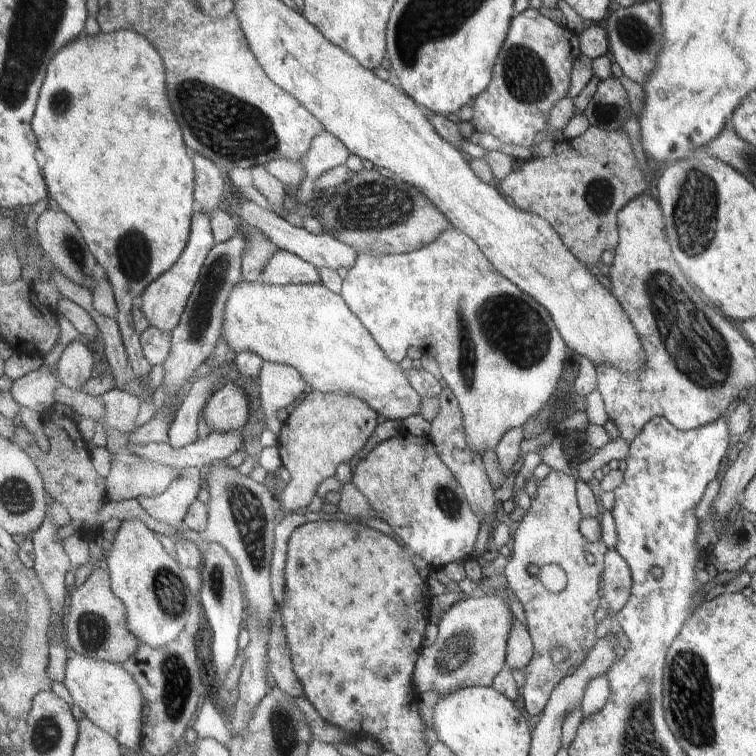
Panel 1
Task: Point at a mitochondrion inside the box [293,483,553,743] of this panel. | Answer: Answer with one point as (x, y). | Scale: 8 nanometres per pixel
(463, 646)

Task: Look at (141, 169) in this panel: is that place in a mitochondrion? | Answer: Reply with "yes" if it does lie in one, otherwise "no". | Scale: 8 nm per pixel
no

